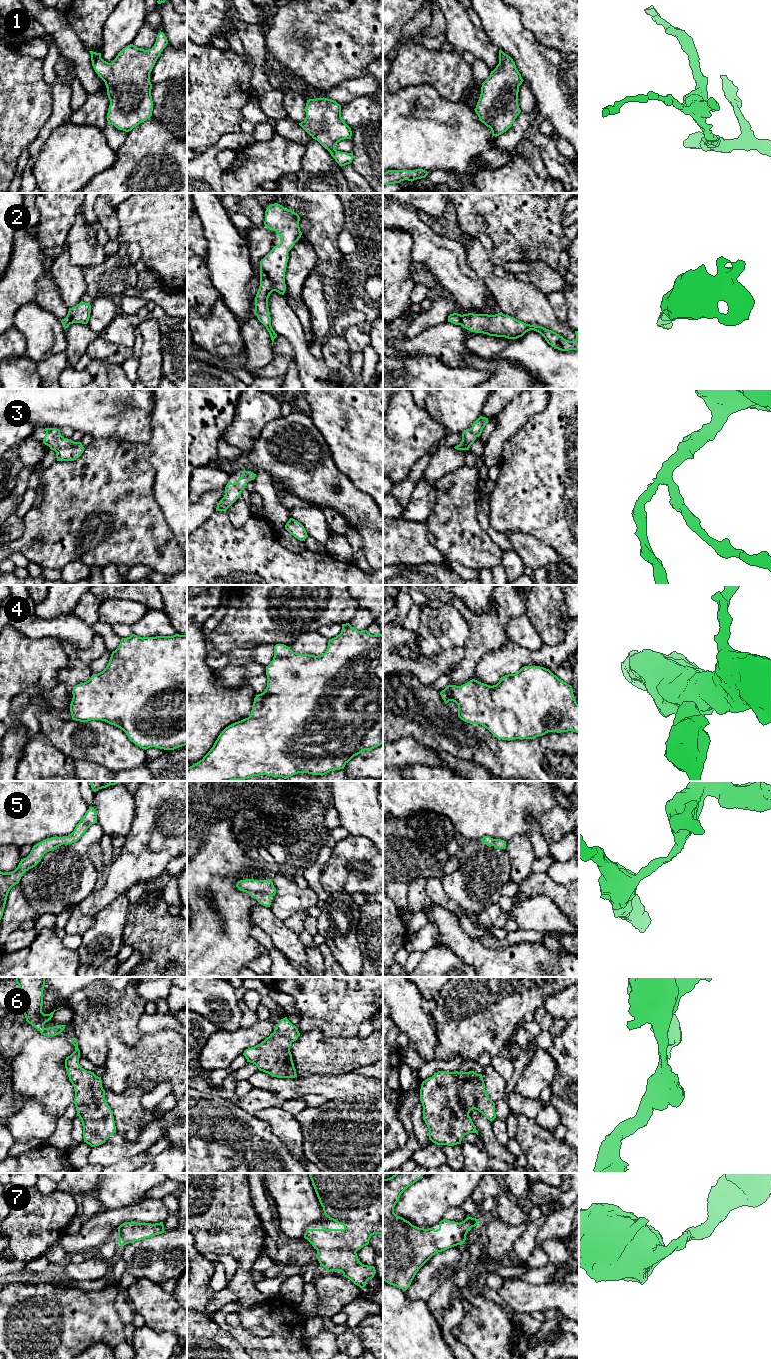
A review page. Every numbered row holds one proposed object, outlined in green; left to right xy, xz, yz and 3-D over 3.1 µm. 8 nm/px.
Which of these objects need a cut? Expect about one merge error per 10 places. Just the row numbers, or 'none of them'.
none of them

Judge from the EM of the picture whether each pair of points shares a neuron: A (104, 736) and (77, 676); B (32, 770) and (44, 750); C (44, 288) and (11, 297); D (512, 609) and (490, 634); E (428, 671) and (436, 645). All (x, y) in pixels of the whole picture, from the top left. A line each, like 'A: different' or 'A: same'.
A: different
B: same
C: different
D: same
E: different

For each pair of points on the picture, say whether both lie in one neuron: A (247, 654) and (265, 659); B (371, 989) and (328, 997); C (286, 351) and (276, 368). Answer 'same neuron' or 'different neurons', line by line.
A: same neuron
B: same neuron
C: same neuron

